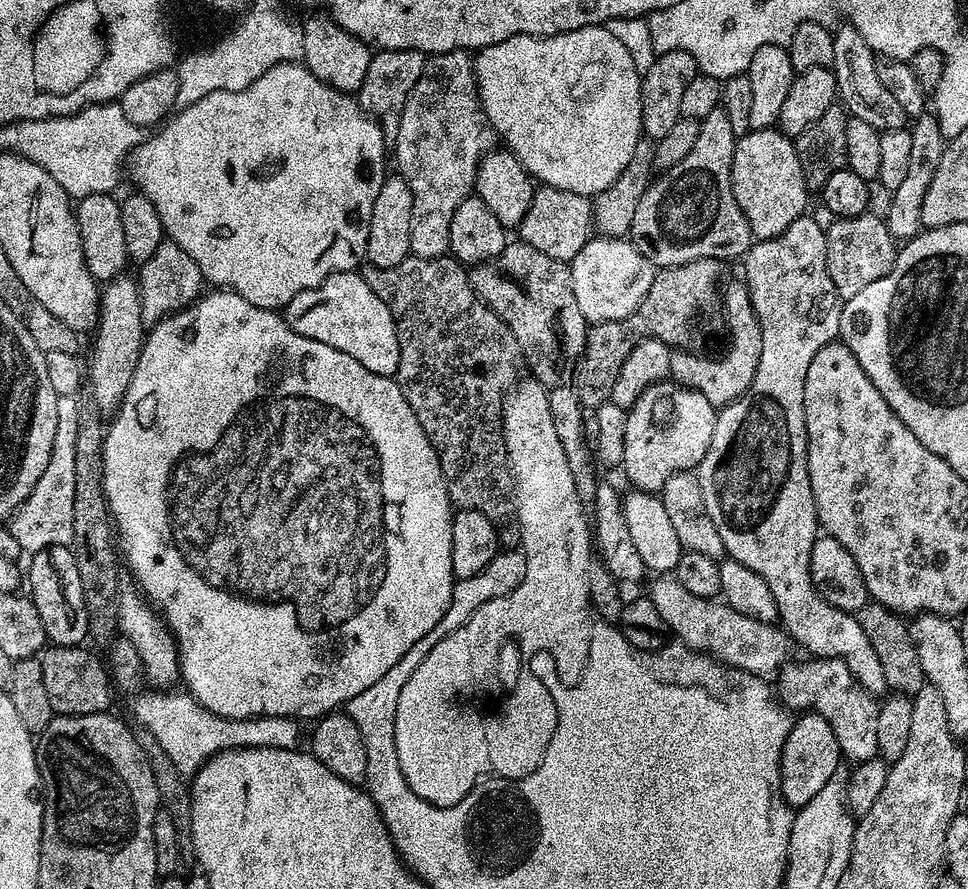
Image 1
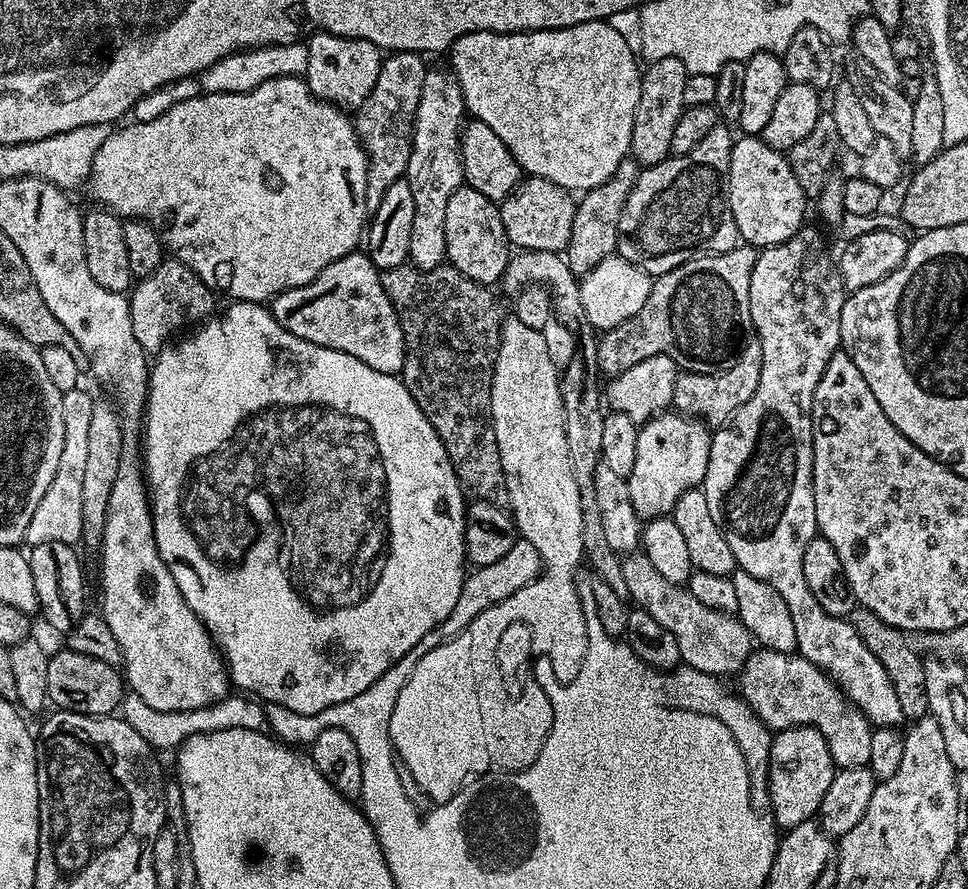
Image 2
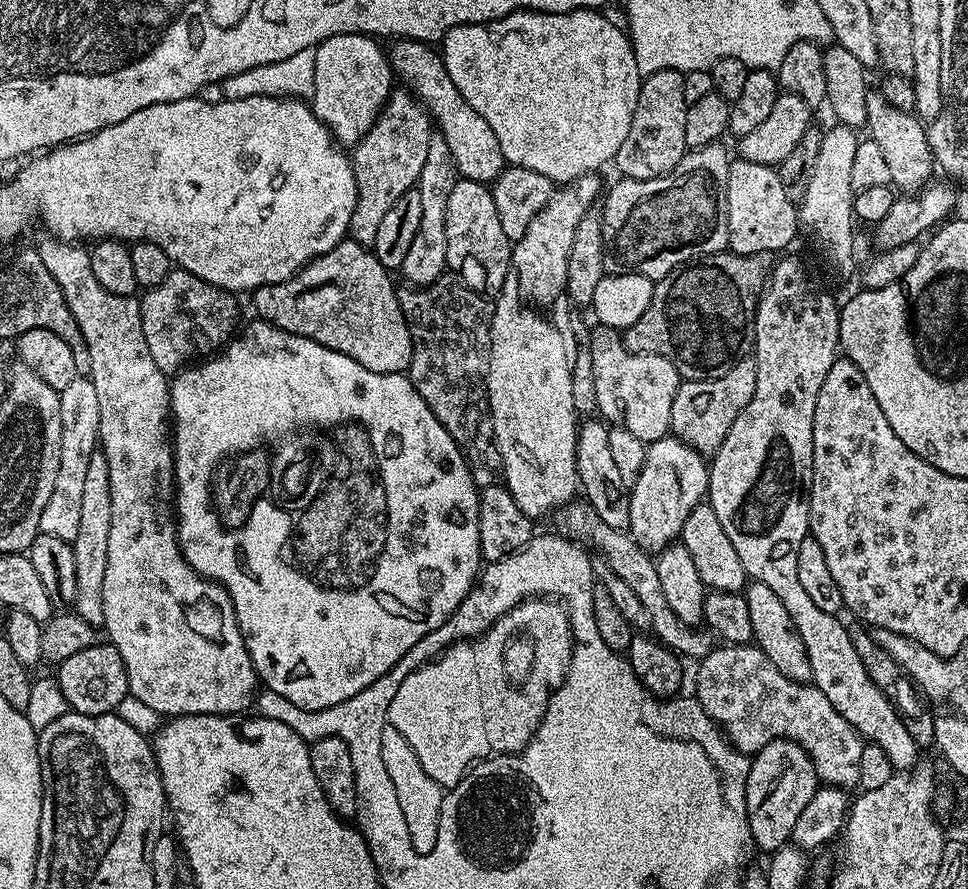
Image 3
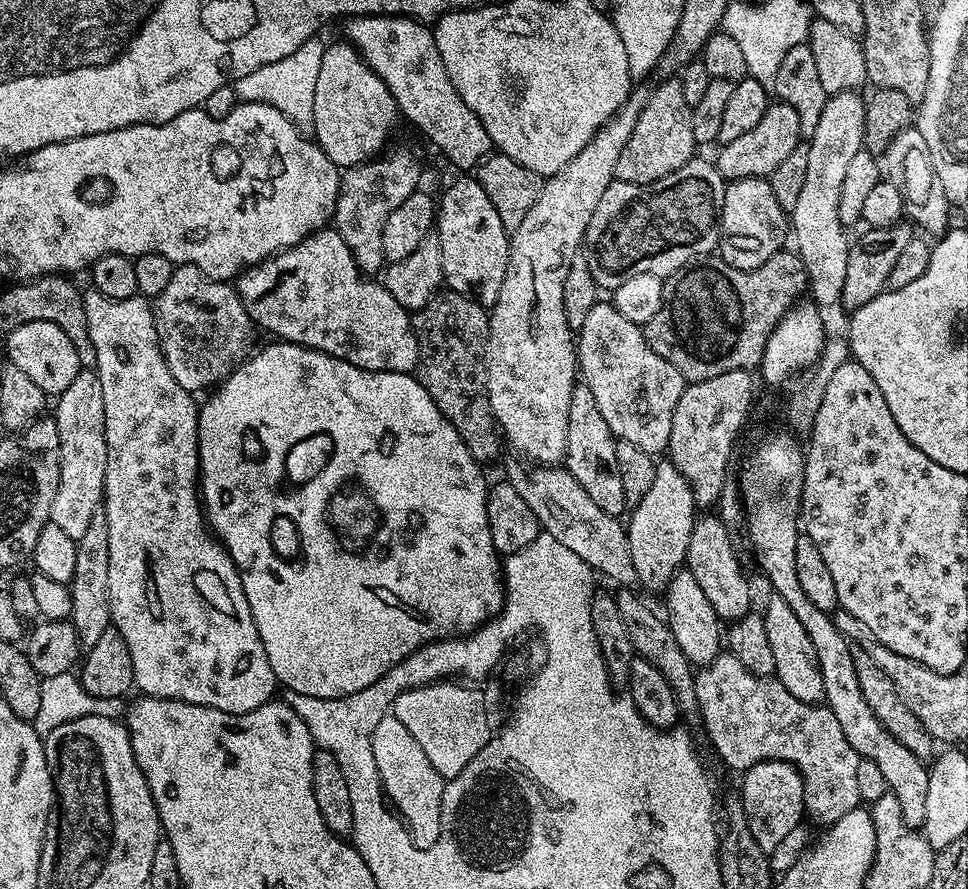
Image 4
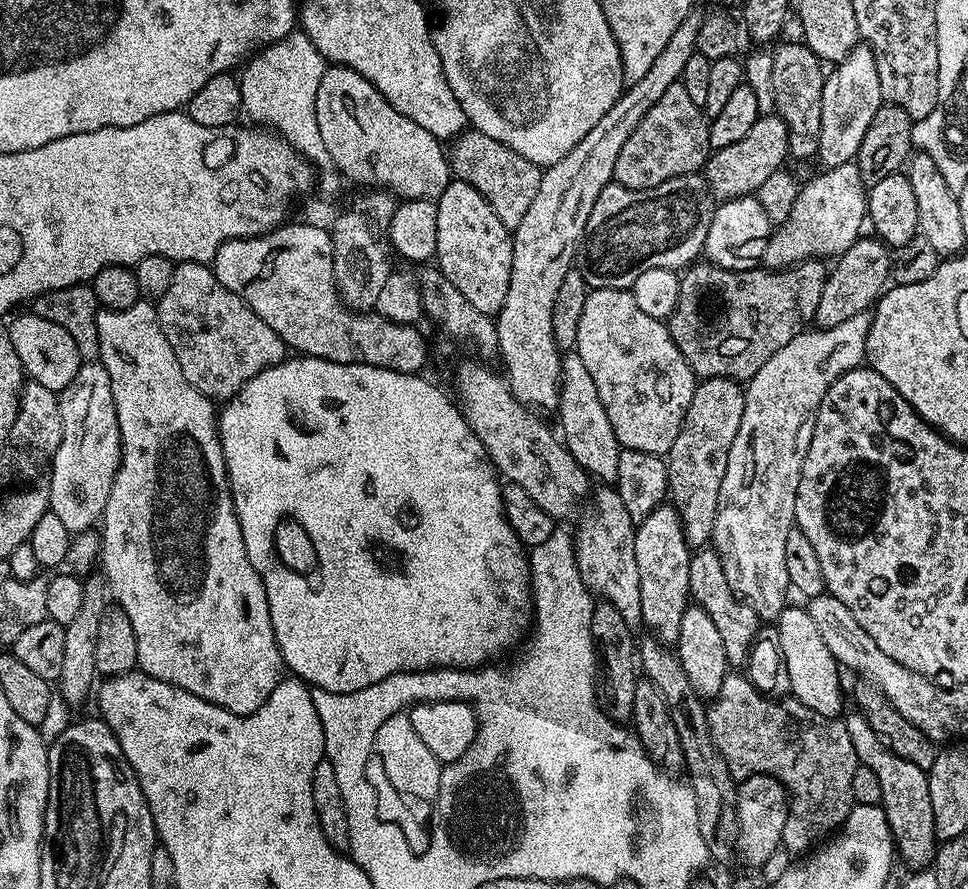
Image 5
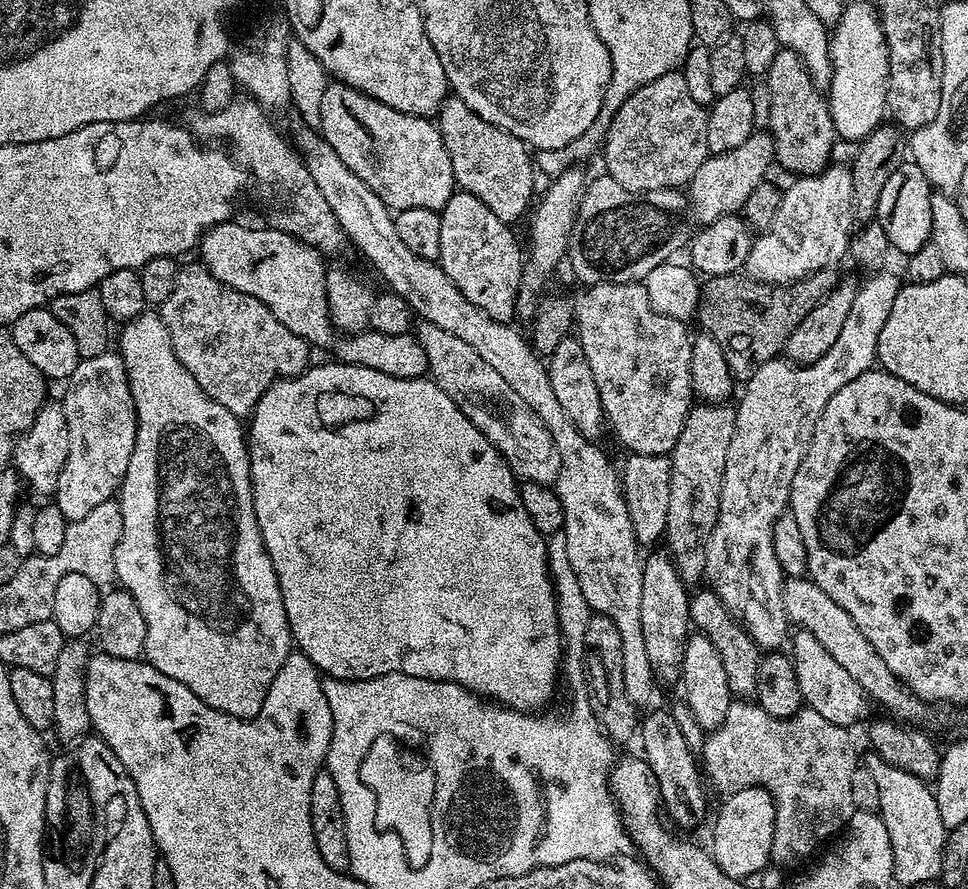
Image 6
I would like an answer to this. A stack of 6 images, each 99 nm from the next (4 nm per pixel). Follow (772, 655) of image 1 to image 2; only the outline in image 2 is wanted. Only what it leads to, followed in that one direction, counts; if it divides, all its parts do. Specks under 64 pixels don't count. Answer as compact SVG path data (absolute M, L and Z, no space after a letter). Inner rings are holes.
M628 554L622 560L622 578L626 578L626 590L631 603L637 608L646 610L670 634L674 634L674 642L678 642L681 661L694 670L702 670L706 674L717 678L724 676L735 677L744 668L744 663L751 658L754 651L754 641L750 630L742 626L740 617L728 612L710 610L710 606L702 606L694 594L690 594L687 587L670 582L670 578L662 578L658 569L650 563L650 558L643 554Z

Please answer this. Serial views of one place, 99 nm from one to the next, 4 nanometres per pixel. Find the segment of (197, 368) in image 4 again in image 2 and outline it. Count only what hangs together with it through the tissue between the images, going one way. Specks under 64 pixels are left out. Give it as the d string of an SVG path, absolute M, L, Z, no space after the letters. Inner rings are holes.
M166 258L154 274L145 280L136 280L128 296L130 326L134 326L138 346L142 346L146 354L162 351L173 338L209 319L217 311L215 299L217 297L212 289L202 282L202 278L198 278L198 274L194 274L194 270L190 270L181 260Z

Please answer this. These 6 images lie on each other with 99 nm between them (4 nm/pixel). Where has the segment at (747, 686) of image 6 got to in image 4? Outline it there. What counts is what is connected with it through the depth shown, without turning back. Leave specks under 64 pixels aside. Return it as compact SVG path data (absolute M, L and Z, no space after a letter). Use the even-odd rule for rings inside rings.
M704 514L697 519L690 534L690 550L686 550L684 563L687 572L694 574L698 586L702 586L710 606L714 606L714 614L718 614L722 622L731 622L753 611L752 588L744 577L739 558L736 557L732 538L728 534L729 525L719 515L708 515L712 514Z

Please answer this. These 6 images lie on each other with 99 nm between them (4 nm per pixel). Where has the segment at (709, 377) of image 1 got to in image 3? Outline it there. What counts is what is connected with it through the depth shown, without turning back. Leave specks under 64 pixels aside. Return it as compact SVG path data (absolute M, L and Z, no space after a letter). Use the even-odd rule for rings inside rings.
M752 358L740 360L718 378L681 379L674 394L671 435L686 442L686 446L690 446L701 456L710 458L716 453L718 446L722 446L722 438L726 438L730 426L734 426L734 418L738 418L738 414L746 410L746 402L754 398L754 386L758 386L758 366Z

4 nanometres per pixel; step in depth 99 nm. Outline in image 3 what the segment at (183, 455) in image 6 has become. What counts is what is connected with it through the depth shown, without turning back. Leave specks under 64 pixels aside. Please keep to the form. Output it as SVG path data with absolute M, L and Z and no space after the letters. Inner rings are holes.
M47 238L38 245L38 251L46 270L54 276L54 282L62 290L66 302L70 306L70 314L74 314L74 322L82 330L82 338L86 338L86 347L90 349L91 379L94 390L98 390L98 414L100 415L99 449L106 454L110 462L110 550L106 558L106 579L102 582L102 610L104 611L103 631L108 631L107 639L122 654L122 662L128 675L128 691L134 698L144 702L146 706L160 714L161 717L174 716L231 716L243 713L243 708L251 709L254 697L258 692L256 671L250 662L250 654L246 650L246 642L242 638L242 630L236 621L232 599L226 589L213 580L207 580L188 565L180 552L180 539L176 536L176 517L174 515L174 485L176 483L176 458L174 455L174 436L170 431L170 409L172 394L169 377L164 375L158 366L154 366L154 358L150 358L150 350L146 350L146 338L142 335L142 314L140 301L136 296L119 296L110 294L110 290L102 290L90 270L89 249L76 242Z

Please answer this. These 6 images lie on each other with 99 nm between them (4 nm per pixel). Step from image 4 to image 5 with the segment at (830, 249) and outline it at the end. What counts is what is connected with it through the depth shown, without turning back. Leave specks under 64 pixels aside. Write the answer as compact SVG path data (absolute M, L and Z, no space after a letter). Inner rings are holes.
M867 43L857 44L841 64L835 65L833 72L836 72L833 76L832 73L825 75L822 86L822 134L818 138L816 151L825 169L855 161L867 127L882 105L878 68L874 66L874 54Z

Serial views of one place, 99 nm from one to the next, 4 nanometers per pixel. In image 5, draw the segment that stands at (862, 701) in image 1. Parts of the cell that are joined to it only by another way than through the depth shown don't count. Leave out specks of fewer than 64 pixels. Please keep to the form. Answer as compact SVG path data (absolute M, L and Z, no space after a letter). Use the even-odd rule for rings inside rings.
M729 674L722 682L722 690L718 690L718 694L711 697L707 710L710 734L722 758L726 758L726 766L732 777L739 782L751 776L773 776L778 778L788 791L788 817L786 830L782 830L782 847L789 854L807 853L813 846L819 845L829 833L843 825L852 812L854 770L858 763L843 719L831 720L822 714L814 714L814 710L791 698L764 696L744 674Z

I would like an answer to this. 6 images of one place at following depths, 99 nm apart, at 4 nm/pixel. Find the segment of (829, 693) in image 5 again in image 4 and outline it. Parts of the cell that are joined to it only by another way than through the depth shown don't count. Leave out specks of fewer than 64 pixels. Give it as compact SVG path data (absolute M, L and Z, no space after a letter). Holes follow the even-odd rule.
M772 594L769 597L768 605L762 608L762 615L766 622L766 635L770 638L770 651L774 654L774 678L782 682L798 702L823 705L826 682L822 682L814 642L810 642L810 634L806 634L806 626L802 626L794 610L786 606L780 596Z

